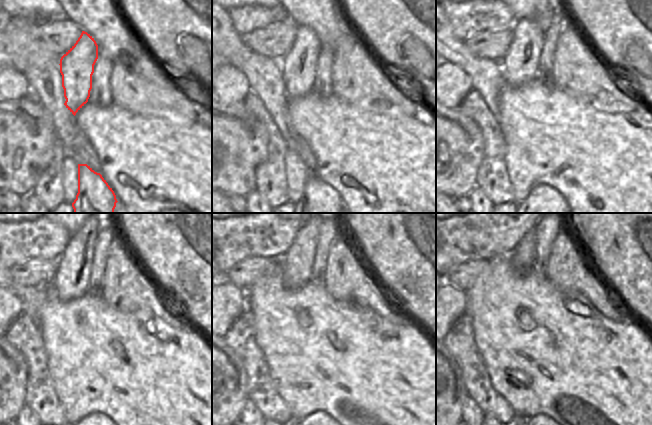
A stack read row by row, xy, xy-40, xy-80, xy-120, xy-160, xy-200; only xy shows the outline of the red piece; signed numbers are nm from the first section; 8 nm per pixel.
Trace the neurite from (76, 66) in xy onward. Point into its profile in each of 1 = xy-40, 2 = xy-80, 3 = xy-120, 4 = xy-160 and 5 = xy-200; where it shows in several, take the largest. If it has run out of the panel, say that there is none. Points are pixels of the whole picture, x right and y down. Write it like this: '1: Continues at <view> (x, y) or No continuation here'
1: Continues at xy-40 (298, 66)
2: Continues at xy-80 (520, 64)
3: Continues at xy-120 (71, 281)
4: Continues at xy-160 (297, 263)
5: Continues at xy-200 (522, 258)

